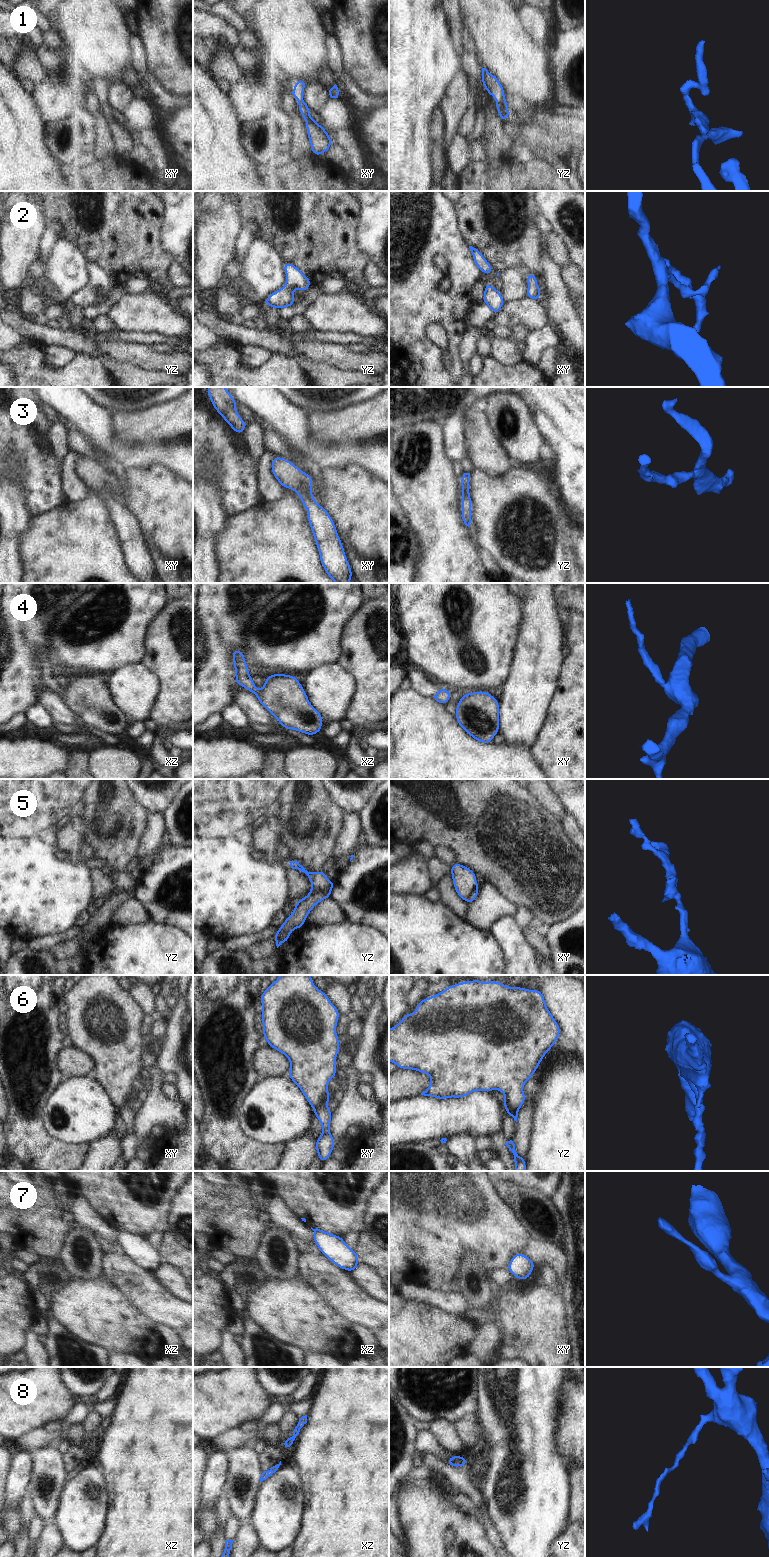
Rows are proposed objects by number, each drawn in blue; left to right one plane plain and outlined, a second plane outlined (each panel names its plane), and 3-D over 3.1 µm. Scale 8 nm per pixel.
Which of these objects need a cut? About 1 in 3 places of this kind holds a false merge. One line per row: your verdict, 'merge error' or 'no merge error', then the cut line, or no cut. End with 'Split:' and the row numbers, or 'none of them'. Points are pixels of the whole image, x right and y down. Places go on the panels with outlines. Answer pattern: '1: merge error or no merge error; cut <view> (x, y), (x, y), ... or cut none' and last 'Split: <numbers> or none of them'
1: no merge error; cut none
2: no merge error; cut none
3: no merge error; cut none
4: no merge error; cut none
5: merge error; cut yz (332, 881), (327, 887), (310, 892)
6: merge error; cut xy (327, 1092), (322, 1096), (314, 1110)
7: no merge error; cut none
8: no merge error; cut none
Split: 5, 6

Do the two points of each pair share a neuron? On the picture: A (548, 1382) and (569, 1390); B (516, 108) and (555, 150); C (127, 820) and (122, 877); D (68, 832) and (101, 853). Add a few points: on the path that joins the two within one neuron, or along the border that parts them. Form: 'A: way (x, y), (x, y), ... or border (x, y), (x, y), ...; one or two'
A: border (565, 1377), (558, 1394), (559, 1410); two
B: border (534, 107), (526, 115), (510, 115); two
C: border (101, 861), (113, 871), (126, 870); two
D: border (78, 829), (84, 840); two

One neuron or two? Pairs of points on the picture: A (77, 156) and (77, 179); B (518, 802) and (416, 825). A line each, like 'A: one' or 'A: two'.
A: two
B: one

